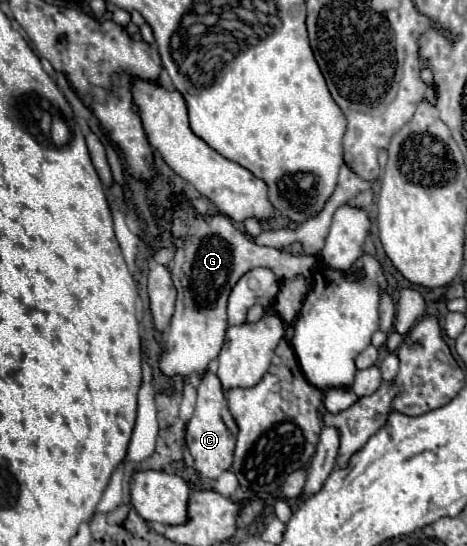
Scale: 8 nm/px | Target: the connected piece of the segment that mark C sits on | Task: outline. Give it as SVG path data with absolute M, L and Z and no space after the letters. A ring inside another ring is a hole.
M207 370L197 388L197 404L195 404L193 418L187 424L187 436L185 436L185 444L193 456L193 468L209 480L217 480L221 472L231 468L233 448L235 448L235 440L237 440L237 422L233 420L233 416L227 408L227 400L225 400L223 392L225 390L223 390L217 374Z

